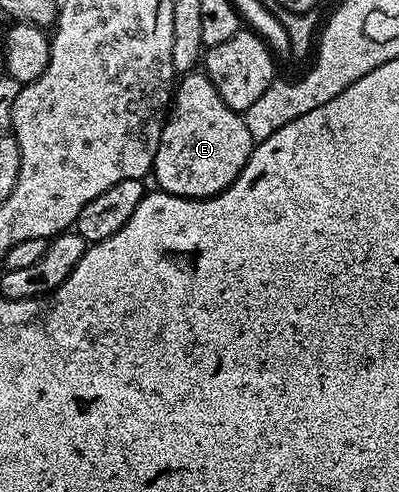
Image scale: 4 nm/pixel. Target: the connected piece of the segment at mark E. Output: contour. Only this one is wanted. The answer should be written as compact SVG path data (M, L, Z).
M203 71L185 72L179 77L174 103L152 163L155 187L191 200L217 196L236 181L253 147L254 141L250 130L246 130L243 115L222 102L218 90L214 90L214 82L210 82Z

